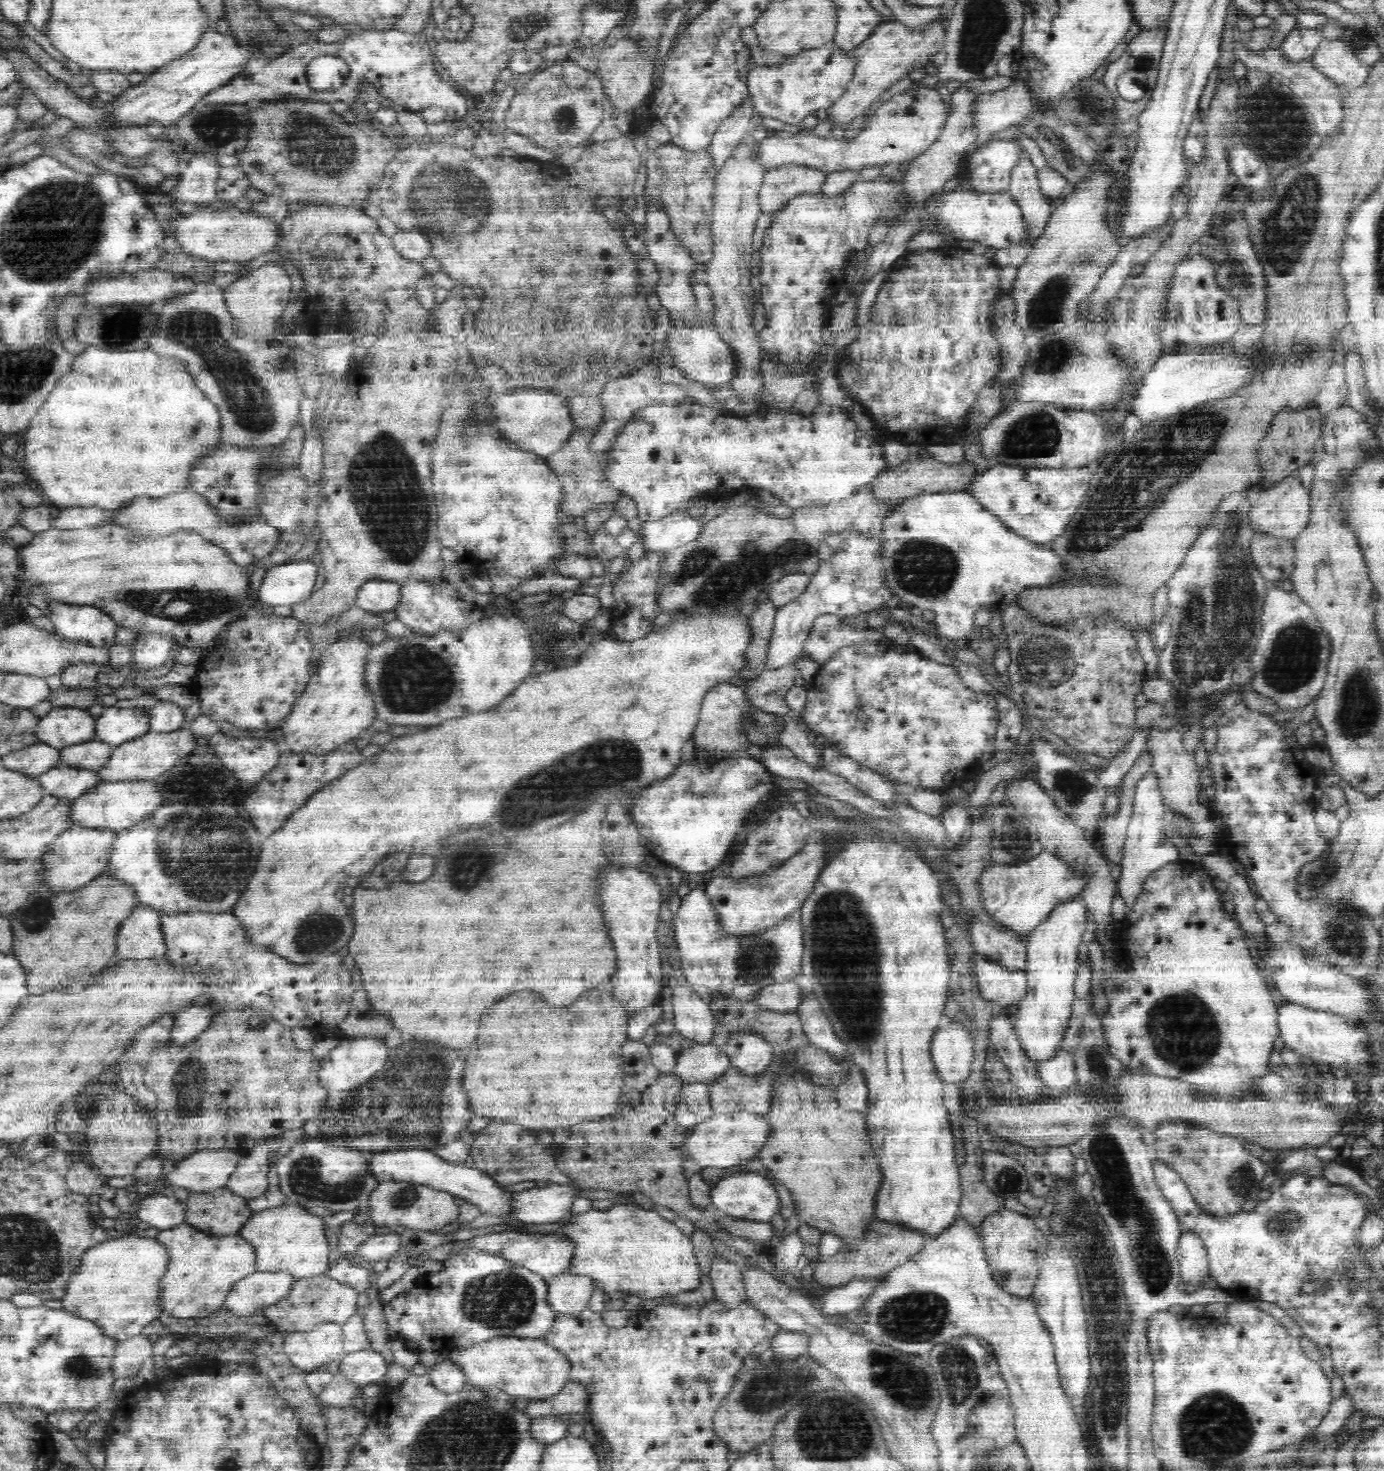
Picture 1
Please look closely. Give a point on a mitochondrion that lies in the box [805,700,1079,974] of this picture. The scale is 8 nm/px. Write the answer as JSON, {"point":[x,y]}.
{"point":[1012,840]}

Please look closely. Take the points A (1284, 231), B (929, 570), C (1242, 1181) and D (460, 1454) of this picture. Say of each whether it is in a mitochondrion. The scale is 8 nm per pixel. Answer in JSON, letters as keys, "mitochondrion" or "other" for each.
{"A":"mitochondrion","B":"mitochondrion","C":"mitochondrion","D":"mitochondrion"}

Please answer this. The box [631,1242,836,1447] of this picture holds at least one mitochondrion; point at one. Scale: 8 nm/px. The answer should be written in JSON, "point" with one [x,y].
{"point":[765,1392]}

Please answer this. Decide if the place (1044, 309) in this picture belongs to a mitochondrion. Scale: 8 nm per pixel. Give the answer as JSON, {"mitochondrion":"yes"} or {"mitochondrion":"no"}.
{"mitochondrion":"yes"}

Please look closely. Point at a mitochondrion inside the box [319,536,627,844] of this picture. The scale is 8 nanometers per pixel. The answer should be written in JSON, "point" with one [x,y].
{"point":[413,679]}

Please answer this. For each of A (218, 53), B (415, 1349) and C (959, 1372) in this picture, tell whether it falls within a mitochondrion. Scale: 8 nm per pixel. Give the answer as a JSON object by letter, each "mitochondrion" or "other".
{"A":"other","B":"other","C":"mitochondrion"}

